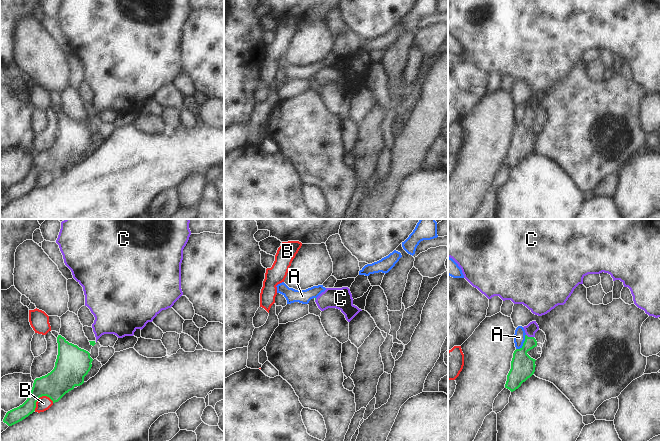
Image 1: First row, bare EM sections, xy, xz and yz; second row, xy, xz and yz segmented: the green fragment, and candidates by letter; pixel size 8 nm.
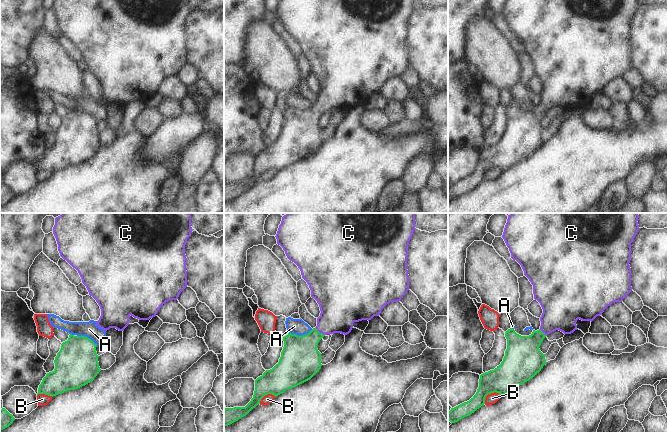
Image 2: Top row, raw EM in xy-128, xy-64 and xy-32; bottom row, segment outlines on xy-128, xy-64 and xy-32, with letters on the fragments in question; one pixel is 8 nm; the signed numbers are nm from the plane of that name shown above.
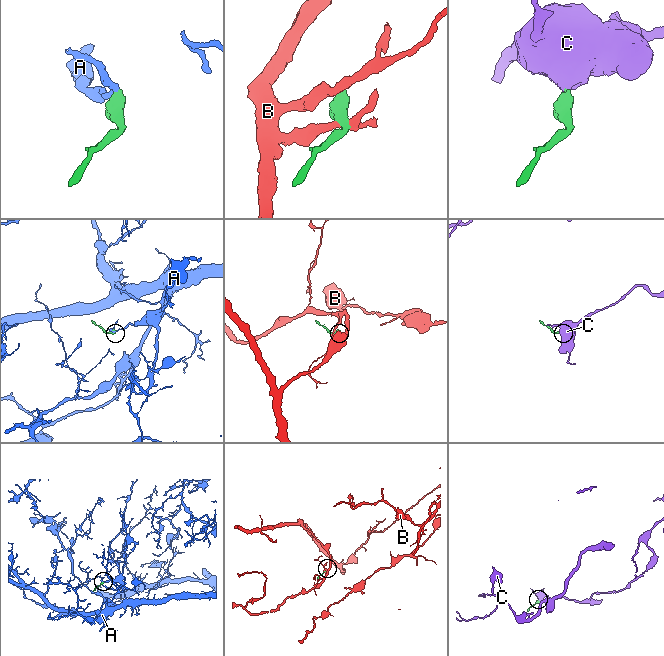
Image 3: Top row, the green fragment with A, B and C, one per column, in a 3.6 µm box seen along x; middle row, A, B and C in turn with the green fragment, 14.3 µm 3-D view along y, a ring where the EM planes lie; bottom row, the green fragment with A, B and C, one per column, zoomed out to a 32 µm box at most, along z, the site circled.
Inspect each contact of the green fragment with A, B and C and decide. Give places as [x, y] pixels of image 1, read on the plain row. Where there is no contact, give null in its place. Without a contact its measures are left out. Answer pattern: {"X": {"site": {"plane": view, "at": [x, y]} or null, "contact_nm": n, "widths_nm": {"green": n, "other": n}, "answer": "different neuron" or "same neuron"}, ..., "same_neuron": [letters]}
{"A": {"site": {"plane": "yz", "at": [523, 119]}, "contact_nm": 150, "widths_nm": {"green": 190, "other": 100}, "answer": "different neuron"}, "B": {"site": {"plane": "xy", "at": [40, 172]}, "contact_nm": 180, "widths_nm": {"green": 220, "other": 110}, "answer": "different neuron"}, "C": {"site": {"plane": "yz", "at": [530, 113]}, "contact_nm": 70, "widths_nm": {"green": 190, "other": 90}, "answer": "same neuron"}, "same_neuron": ["C"]}

